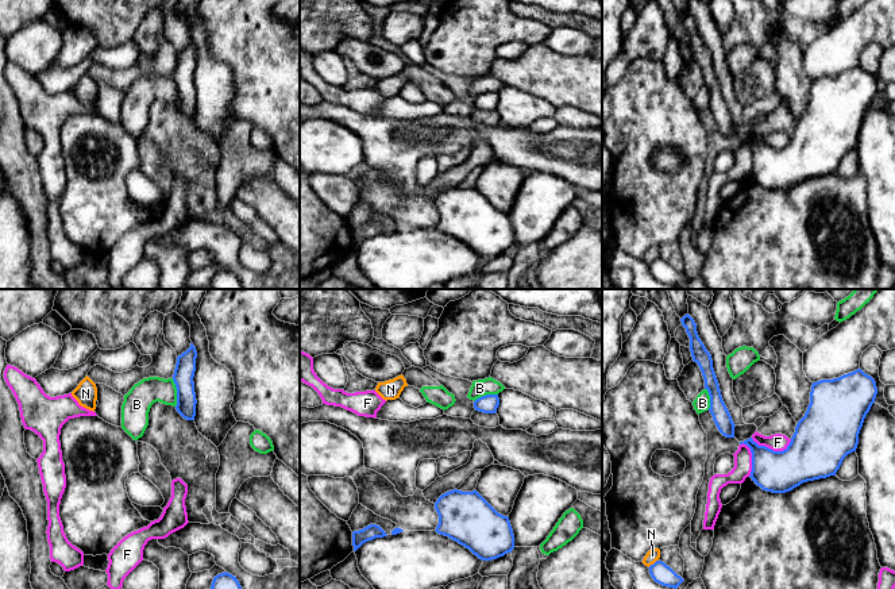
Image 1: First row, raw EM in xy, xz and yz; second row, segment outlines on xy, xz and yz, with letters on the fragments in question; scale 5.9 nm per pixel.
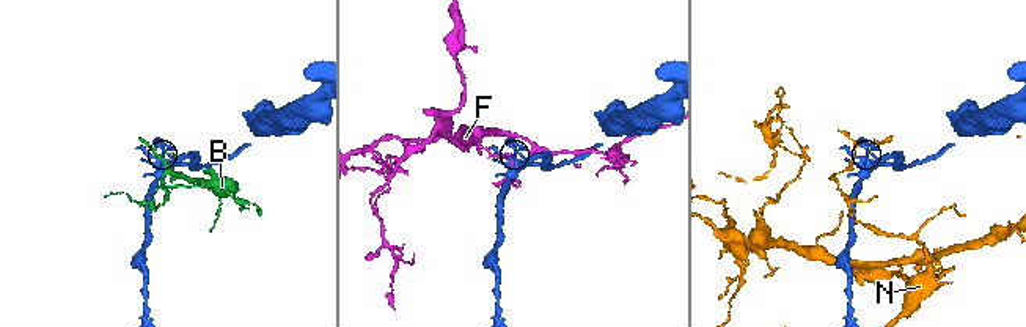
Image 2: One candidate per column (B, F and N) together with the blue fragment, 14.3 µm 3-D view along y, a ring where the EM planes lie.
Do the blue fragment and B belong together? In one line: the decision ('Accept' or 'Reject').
Reject

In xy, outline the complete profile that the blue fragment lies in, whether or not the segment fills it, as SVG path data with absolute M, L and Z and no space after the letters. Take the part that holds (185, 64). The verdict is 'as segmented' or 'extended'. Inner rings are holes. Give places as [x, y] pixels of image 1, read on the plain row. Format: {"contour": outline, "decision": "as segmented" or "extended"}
{"contour": "M193 41L190 45L177 54L173 78L177 85L177 109L186 118L194 118L196 113L196 91L194 91L194 69L197 49Z", "decision": "as segmented"}

